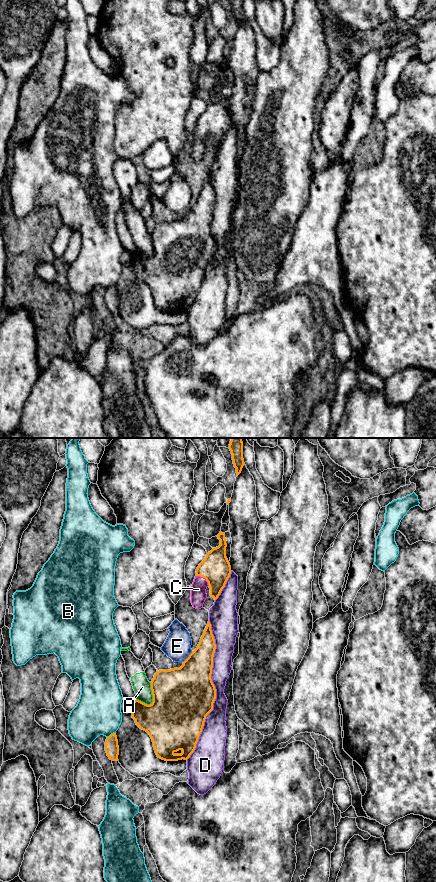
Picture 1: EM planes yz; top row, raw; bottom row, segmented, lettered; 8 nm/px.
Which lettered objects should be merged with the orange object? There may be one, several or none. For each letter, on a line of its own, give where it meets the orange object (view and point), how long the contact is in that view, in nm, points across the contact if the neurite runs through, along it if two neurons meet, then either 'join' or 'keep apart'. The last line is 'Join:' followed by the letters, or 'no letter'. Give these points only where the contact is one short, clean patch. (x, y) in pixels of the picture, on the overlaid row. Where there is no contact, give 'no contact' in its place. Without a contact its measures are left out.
A: meets orange in yz at (152, 694); contact 190 nm long; keep apart
B: meets orange in yz at (111, 734); contact 80 nm long; keep apart
C: meets orange in yz at (204, 577); contact 140 nm long; runs through yz (215, 568), (204, 577), (198, 589); join
D: meets orange in yz at (215, 690); contact 1150 nm long; keep apart
E: meets orange in yz at (188, 657); contact 120 nm long; border along yz (192, 651), (183, 662); keep apart
Join: C

